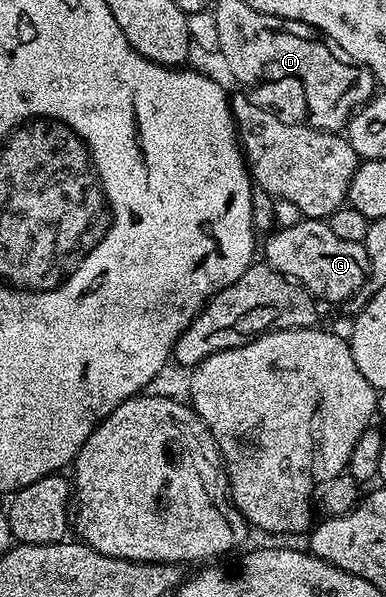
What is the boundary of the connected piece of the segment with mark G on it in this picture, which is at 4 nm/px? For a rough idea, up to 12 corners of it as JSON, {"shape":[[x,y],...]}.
{"shape":[[320,218],[277,227],[263,263],[317,301],[351,301],[368,280],[361,242]]}

